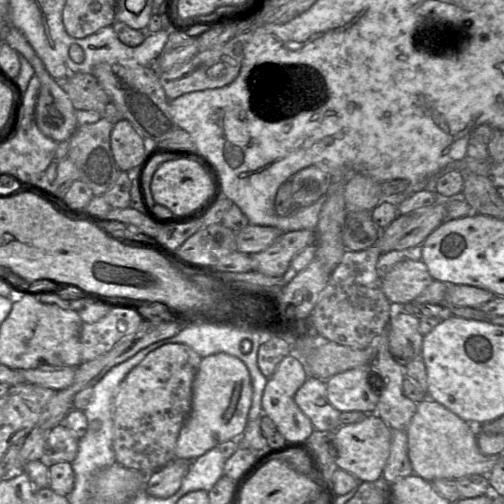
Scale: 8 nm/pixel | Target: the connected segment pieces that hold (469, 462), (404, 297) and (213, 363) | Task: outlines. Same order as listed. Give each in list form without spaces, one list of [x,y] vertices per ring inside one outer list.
[[[429,397],[417,404],[417,410],[406,431],[408,456],[414,474],[428,482],[436,479],[457,480],[469,475],[489,475],[501,455],[485,456],[480,452],[471,424]]]
[[[422,260],[403,261],[382,278],[381,289],[392,305],[404,305],[414,301],[433,281]]]
[[[218,353],[202,358],[192,384],[191,411],[175,447],[175,457],[194,460],[228,440],[239,440],[248,422],[252,384],[245,364],[235,356]]]

